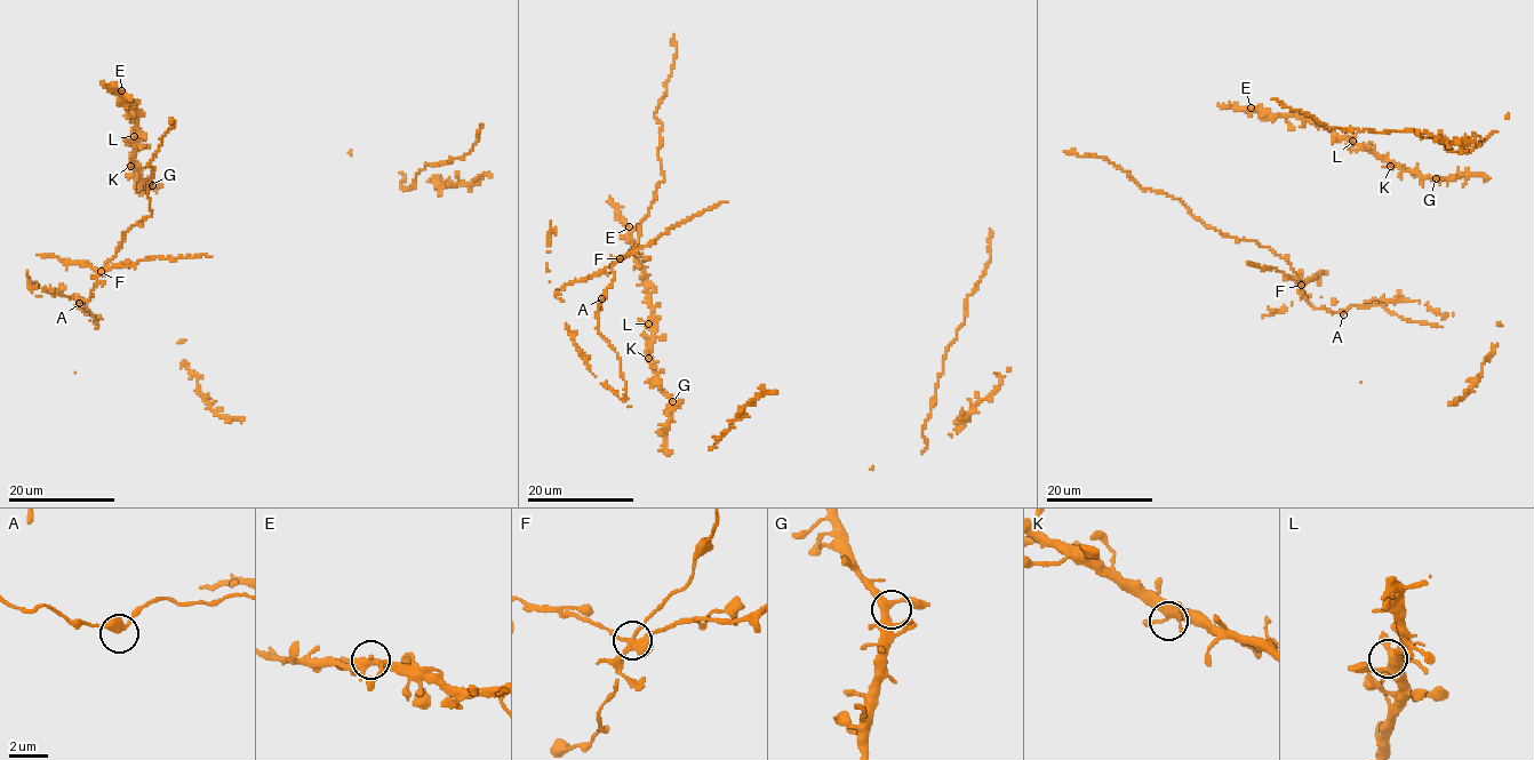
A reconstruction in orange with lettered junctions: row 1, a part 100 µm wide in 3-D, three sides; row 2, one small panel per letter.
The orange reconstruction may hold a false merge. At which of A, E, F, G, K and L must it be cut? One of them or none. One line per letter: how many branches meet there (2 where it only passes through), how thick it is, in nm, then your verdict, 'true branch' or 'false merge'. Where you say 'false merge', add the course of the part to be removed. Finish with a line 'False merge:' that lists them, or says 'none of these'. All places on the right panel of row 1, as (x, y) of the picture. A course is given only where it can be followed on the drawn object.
A: 2 branches meet; 420 nm thick; true branch
E: 4 branches meet; 280 nm thick; true branch
F: 4 branches meet; 320 nm thick; false merge; foreign part runs (1301, 285), (1279, 271), (1247, 263)
G: 4 branches meet; 320 nm thick; true branch
K: 4 branches meet; 360 nm thick; true branch
L: 5 branches meet; 440 nm thick; true branch
False merge: F

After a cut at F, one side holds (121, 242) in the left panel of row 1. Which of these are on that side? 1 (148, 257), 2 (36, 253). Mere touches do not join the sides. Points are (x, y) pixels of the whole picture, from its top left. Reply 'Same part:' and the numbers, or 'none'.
Same part: none

